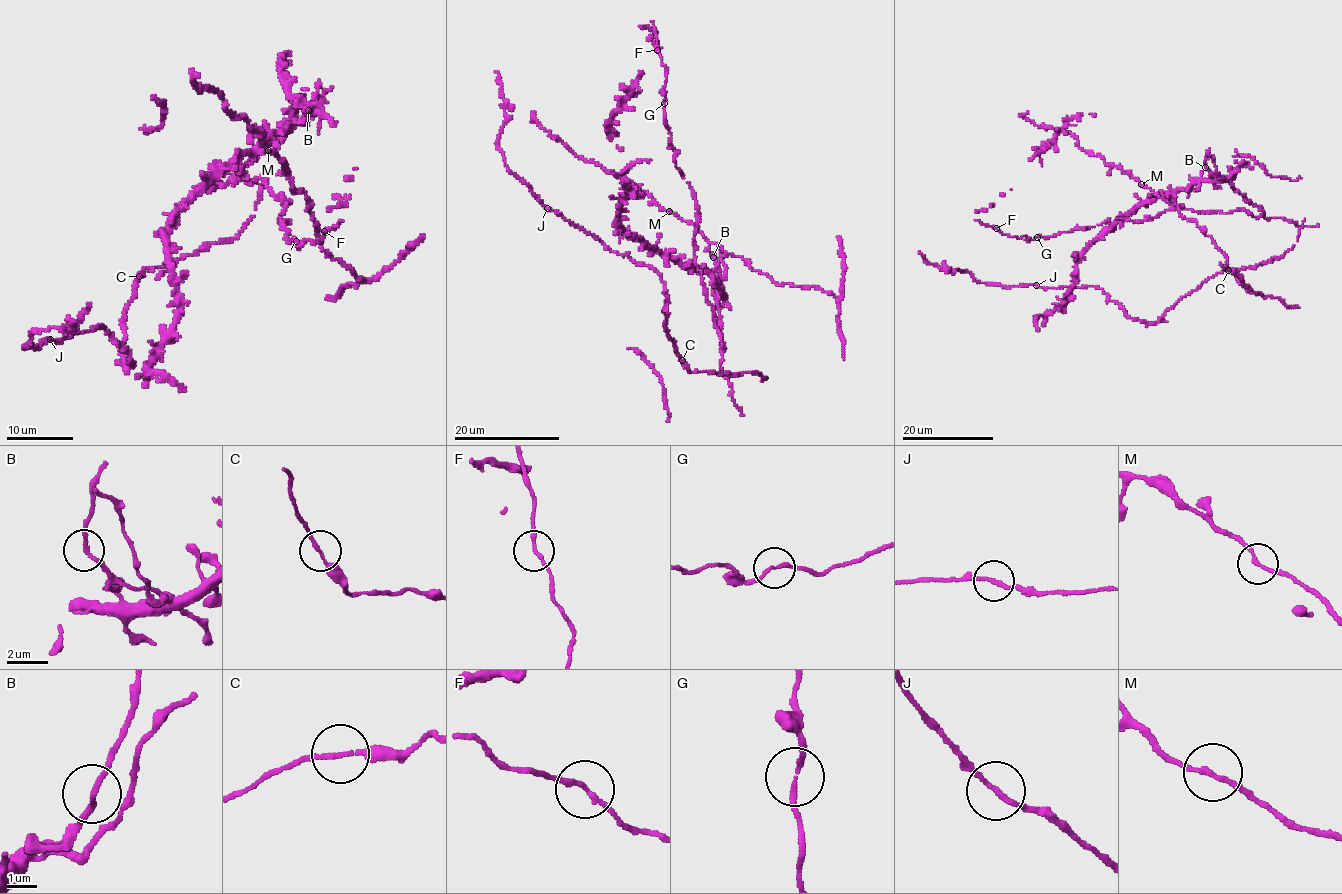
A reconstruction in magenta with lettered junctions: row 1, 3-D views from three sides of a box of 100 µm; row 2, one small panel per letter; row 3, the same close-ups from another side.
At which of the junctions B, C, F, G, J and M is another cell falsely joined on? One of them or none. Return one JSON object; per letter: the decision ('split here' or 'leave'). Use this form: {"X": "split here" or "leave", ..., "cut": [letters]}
{"B": "leave", "C": "leave", "F": "leave", "G": "leave", "J": "leave", "M": "leave", "cut": []}

